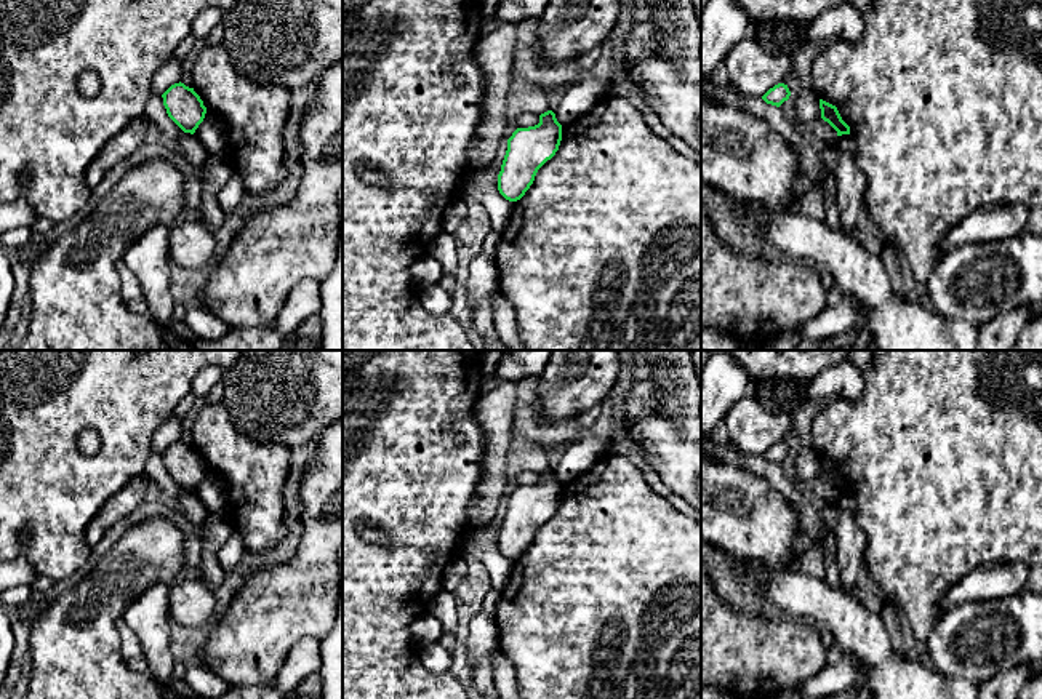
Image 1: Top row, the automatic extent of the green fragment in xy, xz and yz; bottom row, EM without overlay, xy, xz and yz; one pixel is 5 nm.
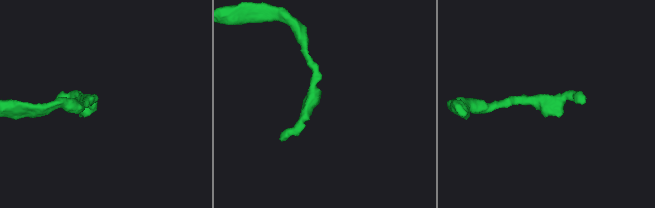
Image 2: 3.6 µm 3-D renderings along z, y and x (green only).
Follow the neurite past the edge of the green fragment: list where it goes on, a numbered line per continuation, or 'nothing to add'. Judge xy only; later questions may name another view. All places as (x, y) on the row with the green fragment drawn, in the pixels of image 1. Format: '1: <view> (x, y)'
nothing to add

